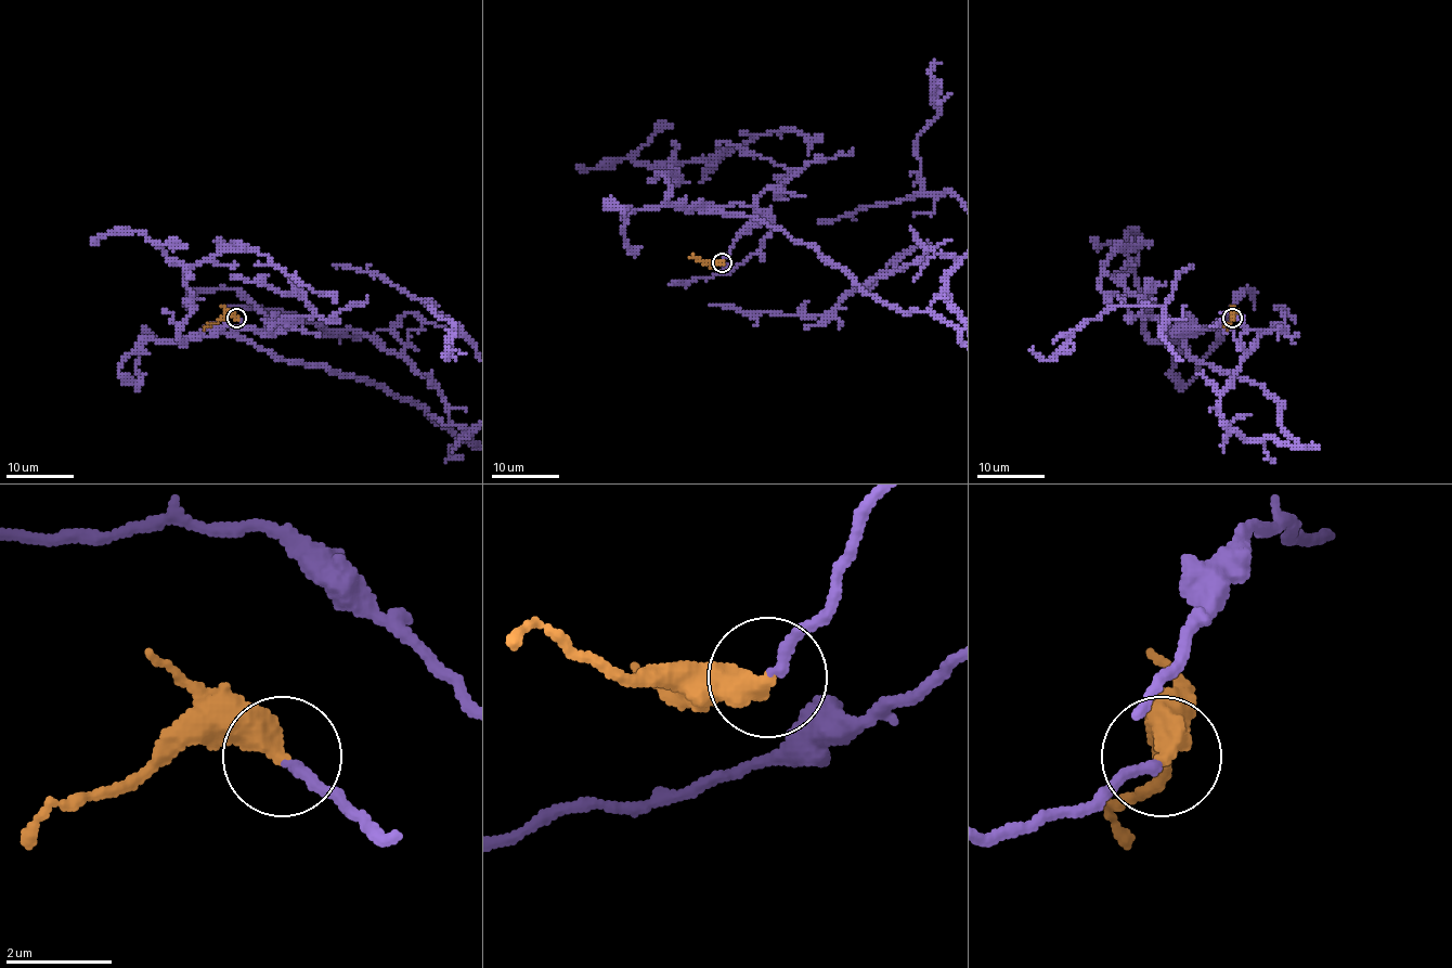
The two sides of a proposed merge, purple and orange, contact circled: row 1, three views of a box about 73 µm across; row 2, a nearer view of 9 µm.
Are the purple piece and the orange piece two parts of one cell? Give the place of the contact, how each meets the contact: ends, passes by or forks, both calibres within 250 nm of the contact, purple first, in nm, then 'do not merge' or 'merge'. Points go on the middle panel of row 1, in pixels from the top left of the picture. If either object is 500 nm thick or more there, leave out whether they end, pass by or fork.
(722, 262) | purple ends | orange ends | 200/480 nm | merge

